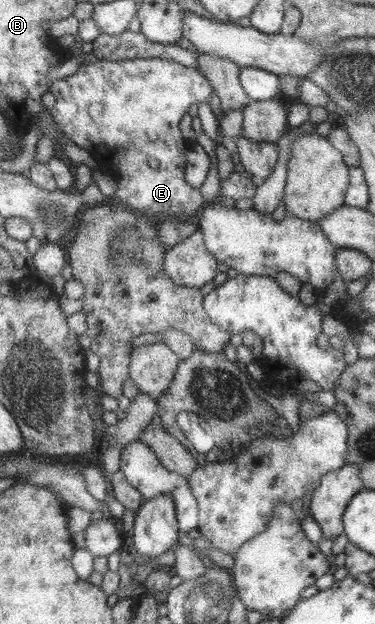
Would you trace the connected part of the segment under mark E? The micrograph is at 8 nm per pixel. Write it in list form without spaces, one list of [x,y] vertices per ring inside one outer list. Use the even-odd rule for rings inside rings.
[[[197,51],[199,69],[182,65],[169,59],[123,59],[118,61],[97,59],[80,66],[76,73],[54,80],[49,91],[56,102],[50,110],[54,122],[72,142],[91,153],[100,166],[101,172],[111,175],[118,183],[112,203],[128,205],[134,212],[149,213],[161,218],[191,217],[205,207],[204,197],[190,183],[184,181],[184,167],[187,167],[187,143],[180,143],[180,123],[190,105],[210,101],[214,91],[221,99],[221,108],[238,111],[252,101],[242,89],[239,65],[227,57],[216,57]]]

